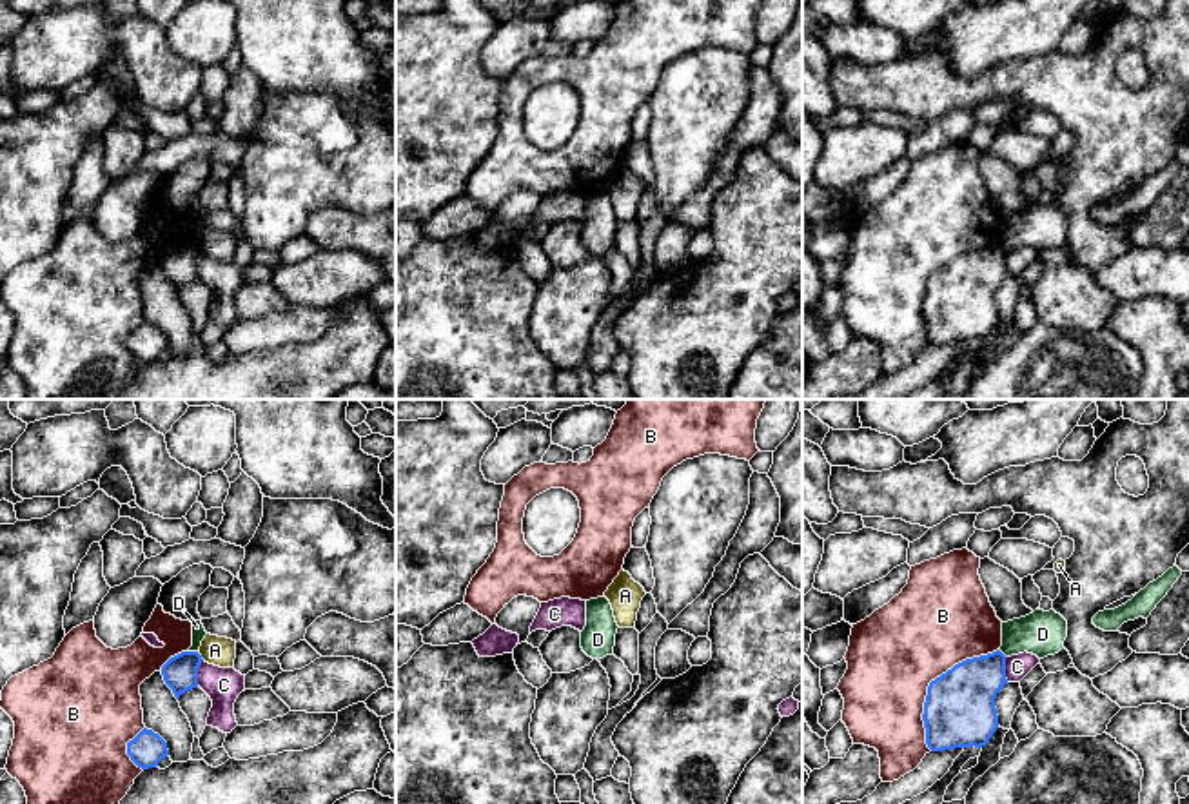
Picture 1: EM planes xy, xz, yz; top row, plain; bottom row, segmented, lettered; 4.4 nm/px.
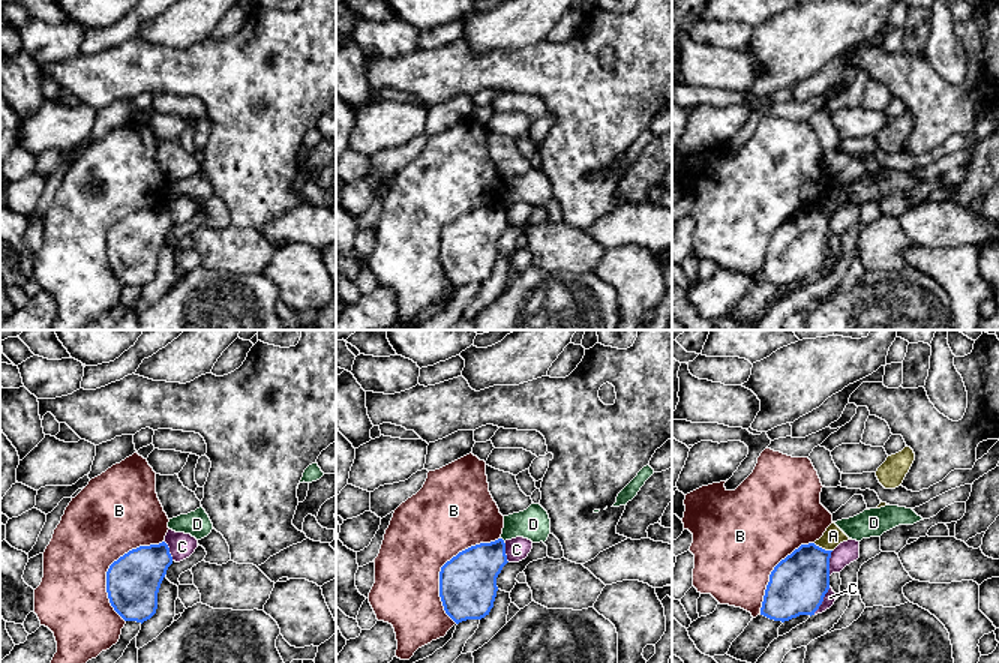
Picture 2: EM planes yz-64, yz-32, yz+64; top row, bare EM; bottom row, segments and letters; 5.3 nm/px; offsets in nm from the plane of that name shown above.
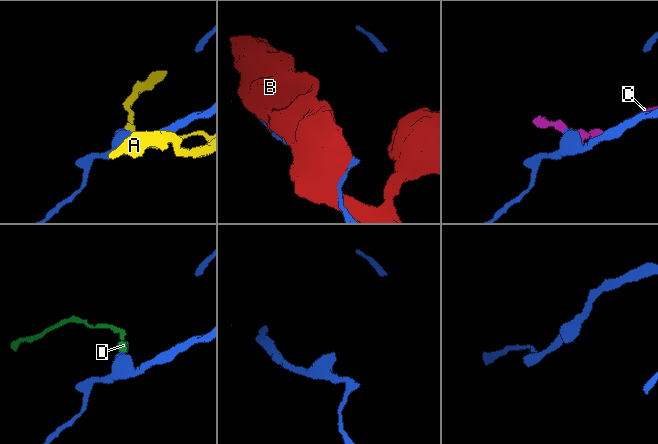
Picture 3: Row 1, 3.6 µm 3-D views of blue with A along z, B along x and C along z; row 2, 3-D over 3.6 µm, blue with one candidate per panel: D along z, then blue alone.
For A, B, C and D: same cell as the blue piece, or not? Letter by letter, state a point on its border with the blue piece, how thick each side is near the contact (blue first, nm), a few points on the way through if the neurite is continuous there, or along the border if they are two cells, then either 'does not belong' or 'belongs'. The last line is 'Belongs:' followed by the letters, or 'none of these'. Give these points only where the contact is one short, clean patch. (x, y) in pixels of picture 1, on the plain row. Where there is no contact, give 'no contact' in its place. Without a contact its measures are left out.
A: xy (200, 251) | 160/130 nm | does not belong
B: yz (930, 276) | 320/400 nm | does not belong
C: xy (196, 265) | 160/160 nm | along xy (202, 253), (196, 264), (196, 278) | does not belong
D: xy (193, 245) | 160/60 nm | along xy (187, 244), (198, 247) | does not belong
Belongs: none of these

